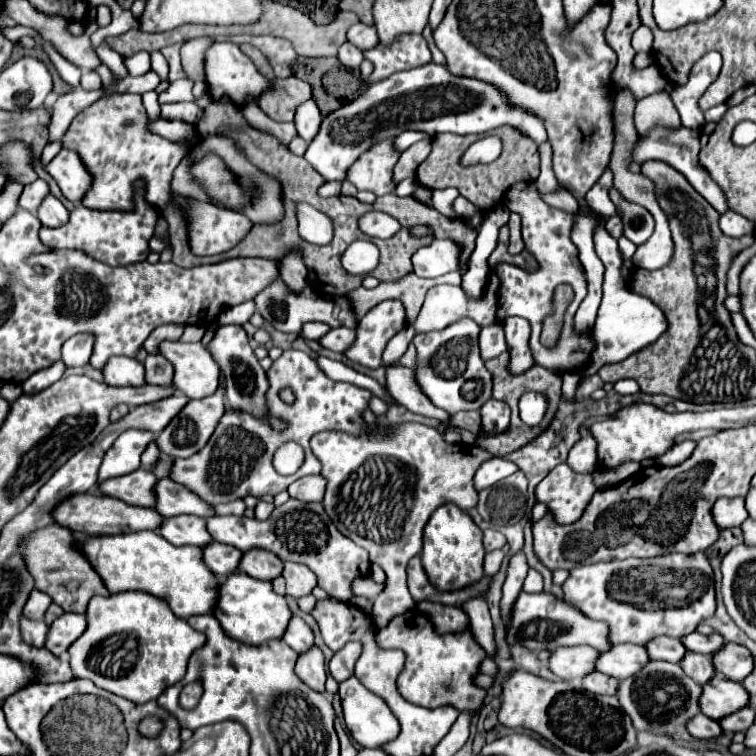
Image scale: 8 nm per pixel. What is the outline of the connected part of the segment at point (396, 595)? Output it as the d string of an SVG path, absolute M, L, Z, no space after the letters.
M378 423L368 425L358 435L340 433L340 431L322 431L316 433L310 441L314 455L322 463L320 475L326 479L324 491L324 511L336 525L336 529L352 539L356 545L364 547L370 553L370 561L378 563L386 573L386 589L374 599L372 619L378 629L386 627L396 613L406 613L414 607L414 599L406 587L406 565L410 557L418 555L422 549L422 529L428 523L430 515L438 505L456 503L460 509L470 511L478 503L478 491L474 489L474 473L482 461L492 455L476 445L466 443L446 443L436 429L422 423L402 423L396 427L380 427Z

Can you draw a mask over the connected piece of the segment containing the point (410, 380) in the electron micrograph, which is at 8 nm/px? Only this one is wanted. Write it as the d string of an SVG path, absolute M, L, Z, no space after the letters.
M390 365L386 367L386 381L388 381L388 391L390 395L410 409L412 413L424 415L424 417L434 417L438 421L446 421L450 415L444 413L444 409L438 409L420 389L416 383L416 373L412 369L406 369L402 365Z

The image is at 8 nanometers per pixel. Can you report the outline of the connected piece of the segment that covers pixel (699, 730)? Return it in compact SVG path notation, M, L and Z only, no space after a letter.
M698 713L696 717L692 717L688 721L686 729L696 739L712 739L712 737L718 737L722 733L718 721L712 721L710 717L704 717L702 713Z

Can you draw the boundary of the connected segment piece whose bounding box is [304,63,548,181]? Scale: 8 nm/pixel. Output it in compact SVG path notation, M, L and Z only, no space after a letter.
M430 63L406 73L394 73L392 77L364 89L354 101L328 113L322 119L316 137L308 143L304 159L328 181L342 181L348 165L352 165L360 153L370 149L376 141L400 135L404 129L420 129L430 137L436 133L482 135L502 125L514 127L536 145L542 145L548 139L544 123L534 113L512 107L512 103L508 103L500 91L492 89L492 85L468 77L452 77L448 67Z

